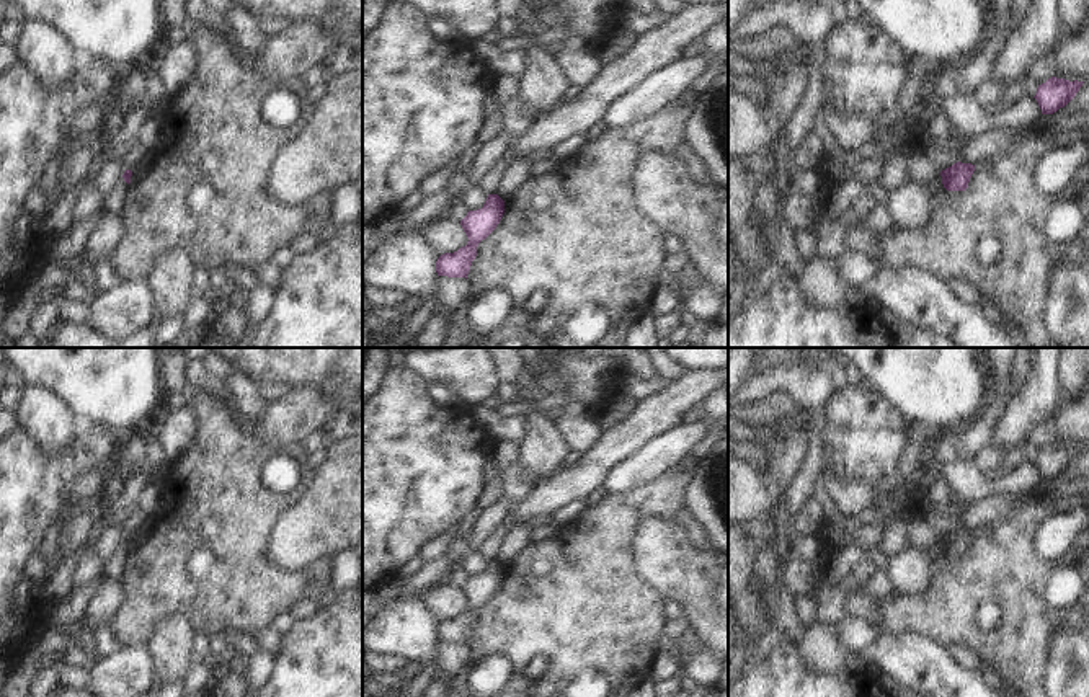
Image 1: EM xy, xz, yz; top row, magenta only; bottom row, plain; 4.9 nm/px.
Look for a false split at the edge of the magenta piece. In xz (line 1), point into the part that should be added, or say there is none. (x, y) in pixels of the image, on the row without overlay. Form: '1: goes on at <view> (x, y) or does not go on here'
1: does not go on here

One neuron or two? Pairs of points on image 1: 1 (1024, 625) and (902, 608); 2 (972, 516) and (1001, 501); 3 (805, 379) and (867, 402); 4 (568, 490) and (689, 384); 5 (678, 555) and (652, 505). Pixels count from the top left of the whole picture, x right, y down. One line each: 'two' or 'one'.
1: one
2: one
3: two
4: one
5: two

